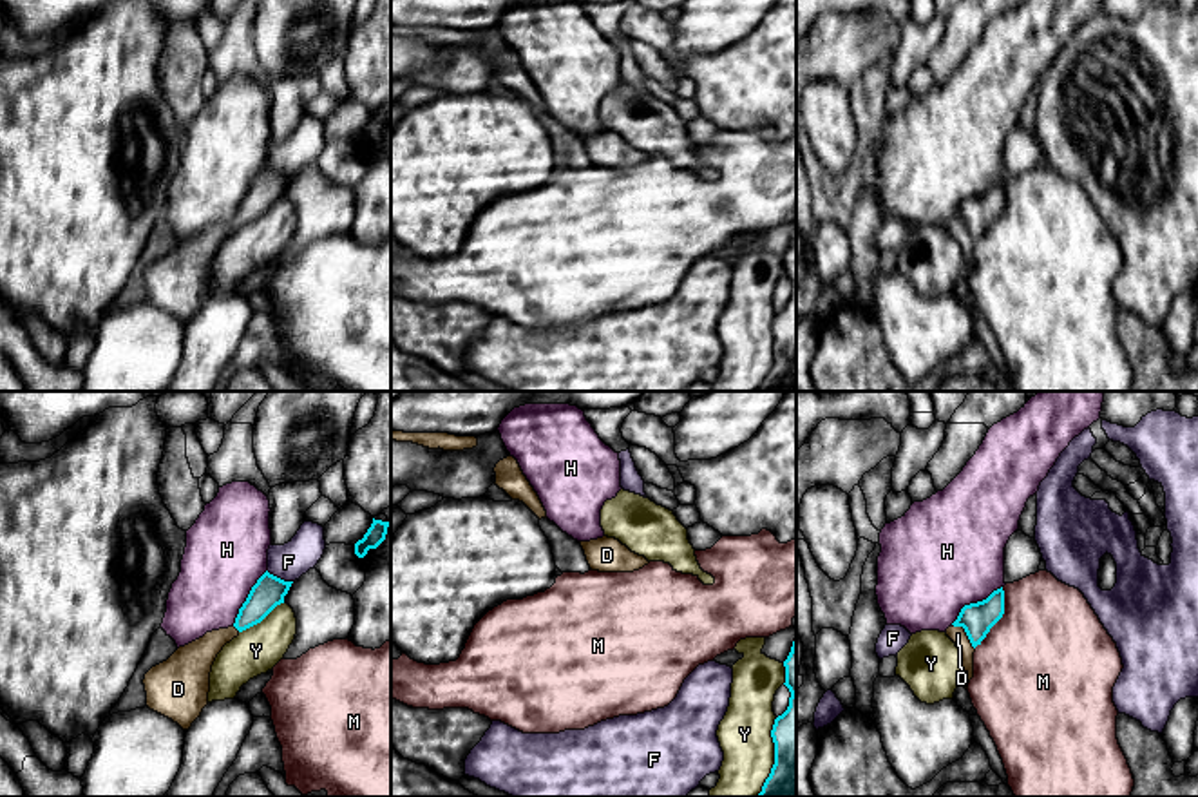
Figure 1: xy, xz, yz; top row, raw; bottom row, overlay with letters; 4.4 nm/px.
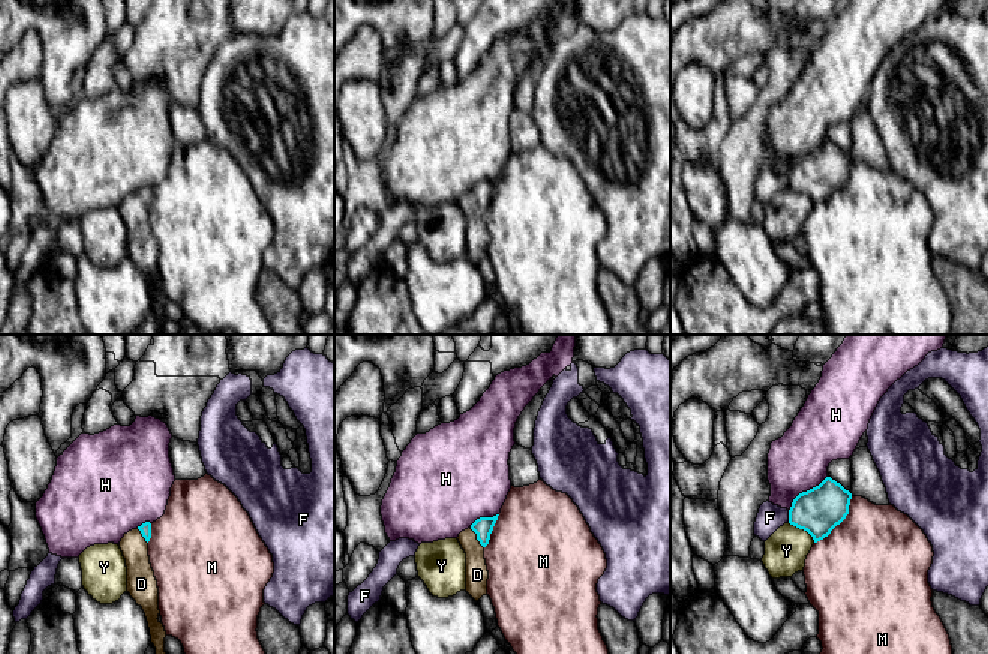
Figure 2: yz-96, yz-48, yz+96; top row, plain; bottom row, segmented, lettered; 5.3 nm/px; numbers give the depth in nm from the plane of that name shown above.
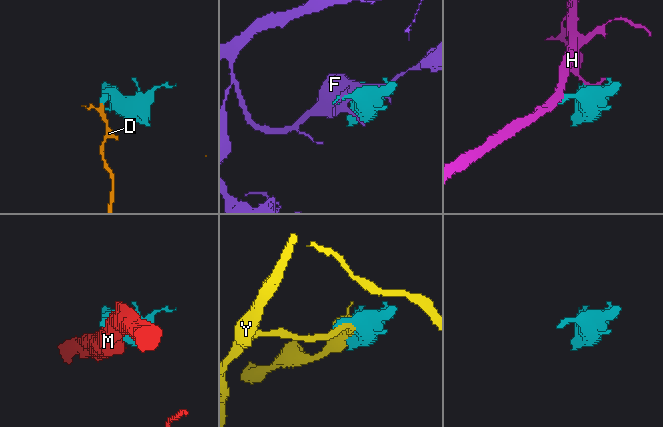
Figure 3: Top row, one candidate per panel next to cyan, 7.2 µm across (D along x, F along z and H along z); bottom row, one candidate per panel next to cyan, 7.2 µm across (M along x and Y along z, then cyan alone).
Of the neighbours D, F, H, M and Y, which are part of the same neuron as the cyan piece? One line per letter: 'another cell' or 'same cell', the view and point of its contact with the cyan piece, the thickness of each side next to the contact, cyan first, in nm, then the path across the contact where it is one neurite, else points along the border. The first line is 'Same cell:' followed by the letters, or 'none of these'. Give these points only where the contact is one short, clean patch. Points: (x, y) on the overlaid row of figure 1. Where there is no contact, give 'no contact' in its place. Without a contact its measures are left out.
Same cell: D
D: same cell; contact yz (967, 634); calibres 140 and 70 nm; way yz (978, 618), (967, 634), (958, 634)
F: another cell; contact xy (279, 578); calibres 140 and 160 nm
H: another cell; contact xy (247, 598); calibres 140 and 360 nm
M: another cell; contact yz (1001, 616); calibres 140 and 500 nm
Y: another cell; contact xy (261, 620); calibres 140 and 200 nm

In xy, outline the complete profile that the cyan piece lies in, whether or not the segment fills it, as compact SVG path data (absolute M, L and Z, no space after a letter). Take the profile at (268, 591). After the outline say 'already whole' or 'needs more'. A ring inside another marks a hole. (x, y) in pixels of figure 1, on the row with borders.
M266 571L252 587L232 627L206 632L152 667L143 679L147 706L188 730L208 705L210 672L217 654L284 603L291 583Z; needs more

